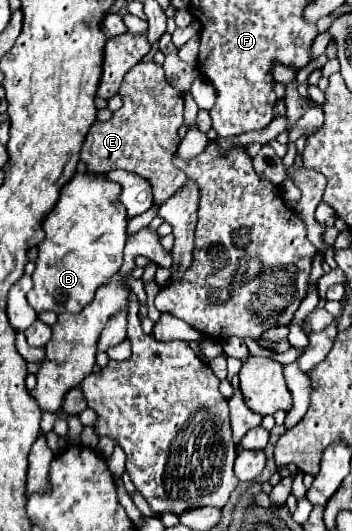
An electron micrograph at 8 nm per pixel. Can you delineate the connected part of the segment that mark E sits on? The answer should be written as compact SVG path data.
M141 60L125 74L119 96L123 106L113 112L113 118L107 122L95 120L87 132L81 162L91 174L125 170L145 178L153 188L153 202L163 204L187 182L185 172L171 164L171 156L179 146L177 130L183 124L183 94L167 82L161 64Z

